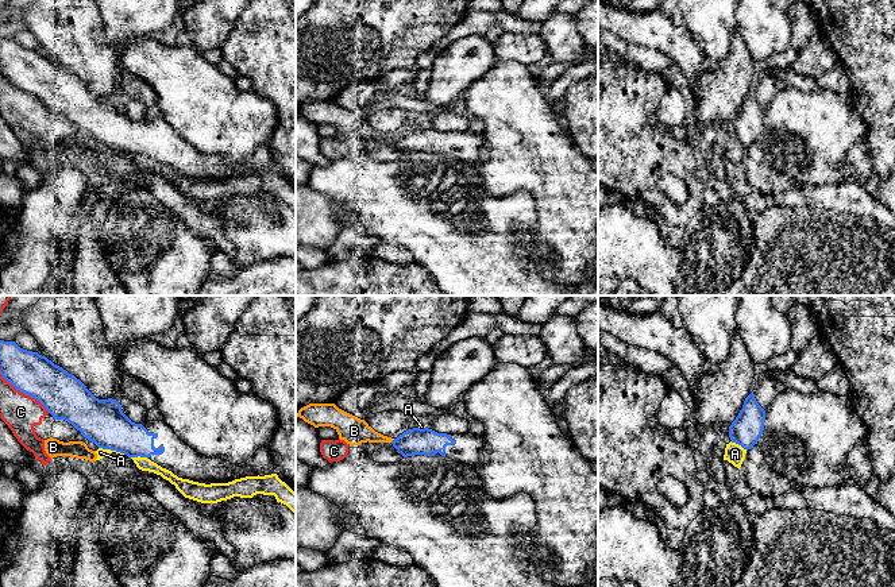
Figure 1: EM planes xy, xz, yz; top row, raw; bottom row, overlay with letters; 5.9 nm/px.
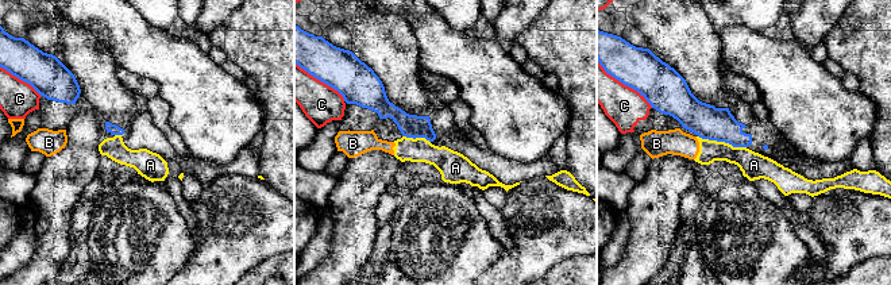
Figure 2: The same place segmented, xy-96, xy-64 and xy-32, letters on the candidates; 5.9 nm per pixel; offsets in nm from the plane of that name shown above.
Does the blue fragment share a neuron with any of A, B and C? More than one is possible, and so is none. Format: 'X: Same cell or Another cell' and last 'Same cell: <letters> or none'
A: Another cell
B: Another cell
C: Another cell
Same cell: none

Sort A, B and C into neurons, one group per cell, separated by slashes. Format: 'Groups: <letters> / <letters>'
Groups: A B / C

